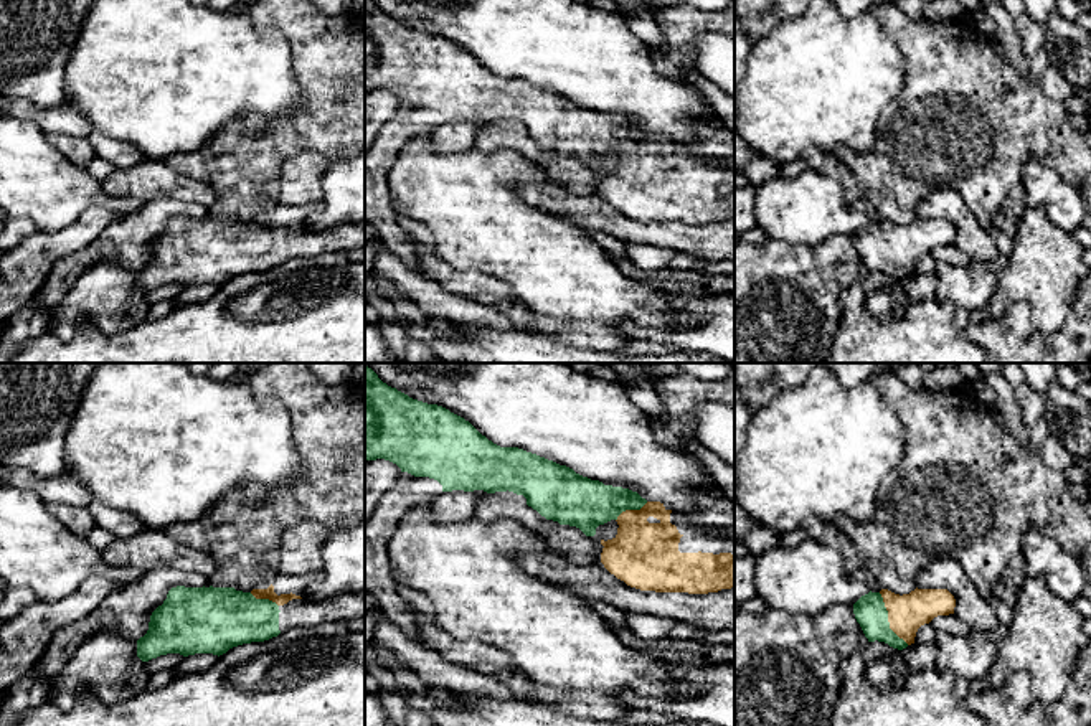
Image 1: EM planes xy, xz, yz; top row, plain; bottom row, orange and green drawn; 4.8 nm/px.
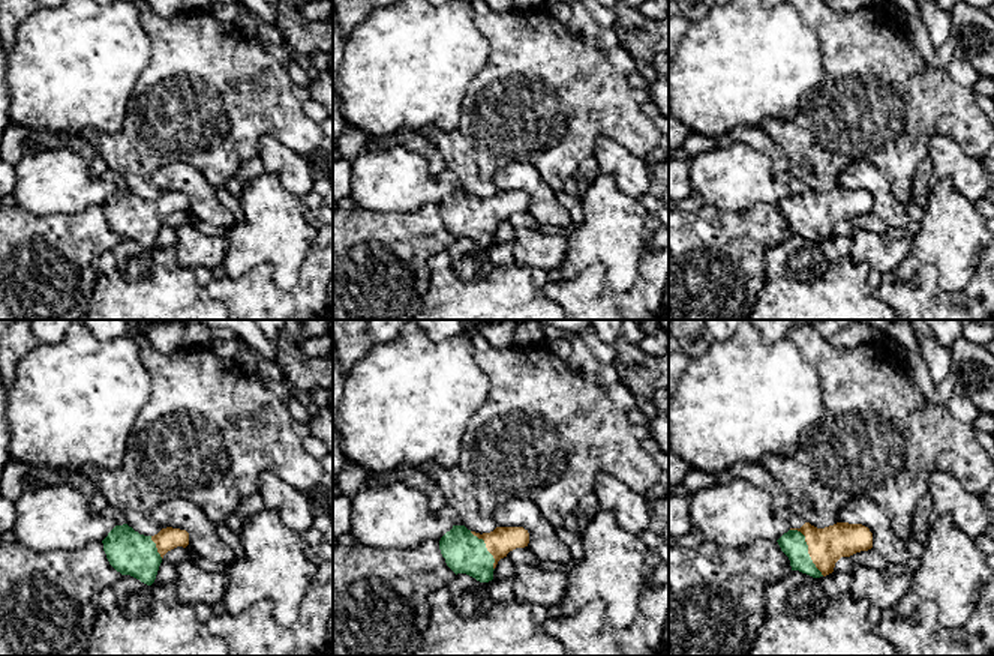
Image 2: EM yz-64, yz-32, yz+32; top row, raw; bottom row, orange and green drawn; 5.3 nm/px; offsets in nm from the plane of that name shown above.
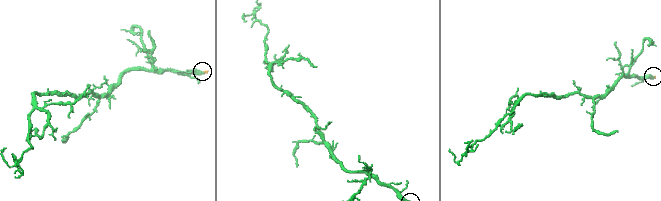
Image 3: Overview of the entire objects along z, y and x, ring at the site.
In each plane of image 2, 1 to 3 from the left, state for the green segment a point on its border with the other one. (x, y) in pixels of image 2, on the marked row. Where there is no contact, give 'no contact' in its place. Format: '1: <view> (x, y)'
1: yz-64 (156, 547)
2: yz-32 (486, 547)
3: yz+32 (808, 550)

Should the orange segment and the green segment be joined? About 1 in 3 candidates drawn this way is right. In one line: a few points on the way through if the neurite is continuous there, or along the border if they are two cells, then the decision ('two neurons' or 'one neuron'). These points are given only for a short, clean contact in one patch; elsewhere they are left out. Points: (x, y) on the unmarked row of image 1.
across yz (906, 243), (888, 249), (870, 243) | one neuron

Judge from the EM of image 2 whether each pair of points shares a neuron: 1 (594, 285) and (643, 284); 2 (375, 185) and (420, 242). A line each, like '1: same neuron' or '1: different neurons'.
1: same neuron
2: different neurons

